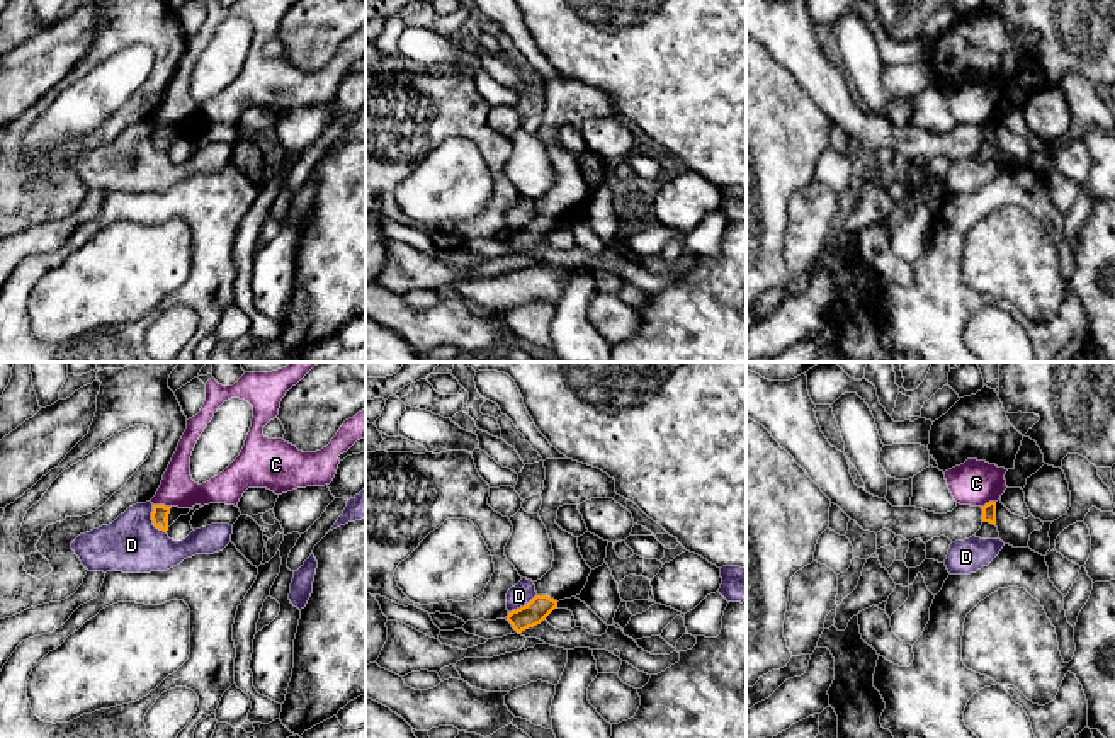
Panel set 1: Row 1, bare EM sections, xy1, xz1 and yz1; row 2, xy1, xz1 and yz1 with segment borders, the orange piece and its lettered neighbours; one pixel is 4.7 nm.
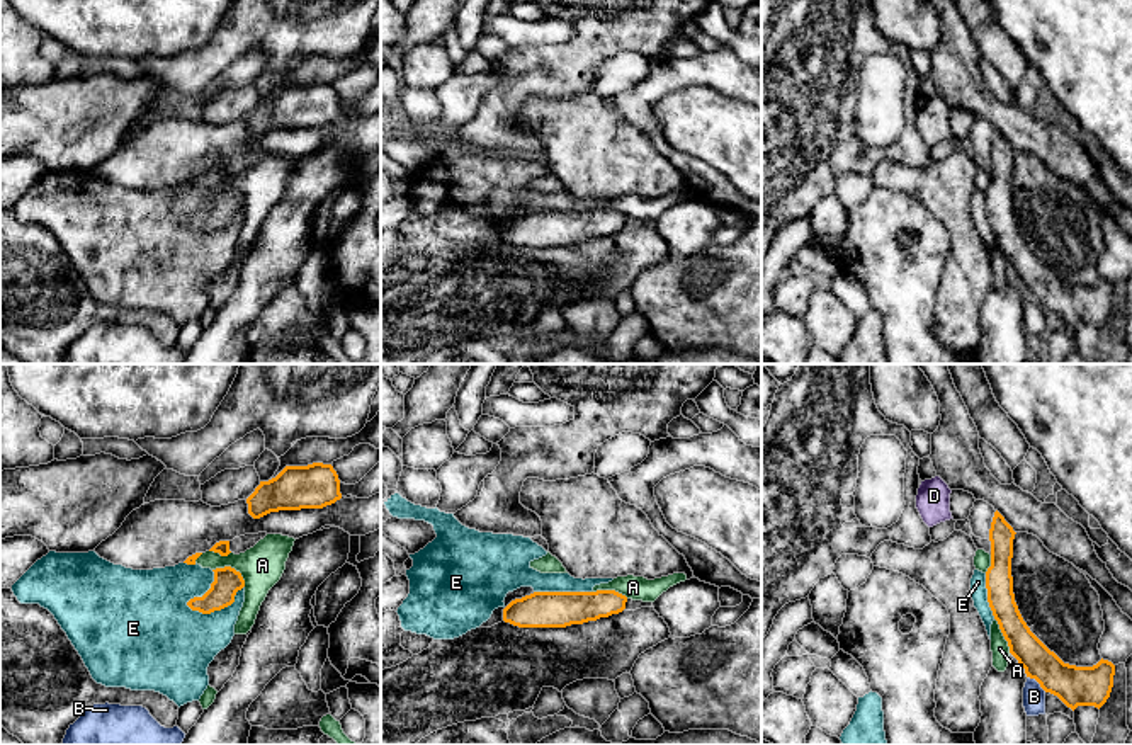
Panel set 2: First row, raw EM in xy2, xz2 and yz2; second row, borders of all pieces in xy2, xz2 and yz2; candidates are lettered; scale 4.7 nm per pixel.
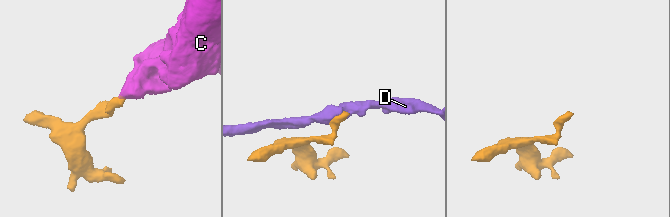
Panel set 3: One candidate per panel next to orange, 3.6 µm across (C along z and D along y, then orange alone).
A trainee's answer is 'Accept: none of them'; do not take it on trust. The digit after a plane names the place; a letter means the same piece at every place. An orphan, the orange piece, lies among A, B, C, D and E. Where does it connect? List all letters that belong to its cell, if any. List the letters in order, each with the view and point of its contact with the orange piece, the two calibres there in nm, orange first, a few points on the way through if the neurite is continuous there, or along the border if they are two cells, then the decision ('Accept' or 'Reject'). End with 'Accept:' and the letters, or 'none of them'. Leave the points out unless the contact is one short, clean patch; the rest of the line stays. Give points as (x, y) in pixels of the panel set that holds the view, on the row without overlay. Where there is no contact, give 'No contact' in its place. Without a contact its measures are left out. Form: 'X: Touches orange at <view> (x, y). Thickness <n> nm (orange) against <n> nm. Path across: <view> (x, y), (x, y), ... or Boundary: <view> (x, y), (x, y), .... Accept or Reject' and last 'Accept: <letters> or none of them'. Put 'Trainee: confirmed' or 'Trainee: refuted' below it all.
A: Touches orange at xy2 (233, 187). Thickness 130 nm (orange) against 200 nm. Boundary: xy2 (213, 187), (233, 186), (245, 204). Reject
B: Touches orange at yz2 (1037, 300). Thickness 190 nm (orange) against 110 nm. Reject
C: Touches orange at xy1 (162, 124). Thickness 80 nm (orange) against 170 nm. Boundary: xy1 (153, 123), (170, 126). Reject
D: Touches orange at xy1 (152, 138). Thickness 80 nm (orange) against 280 nm. Boundary: xy1 (152, 124), (152, 141), (165, 152). Reject
E: Touches orange at xy2 (216, 228). Thickness 130 nm (orange) against 360 nm. Reject
Accept: none of them
Trainee: confirmed

